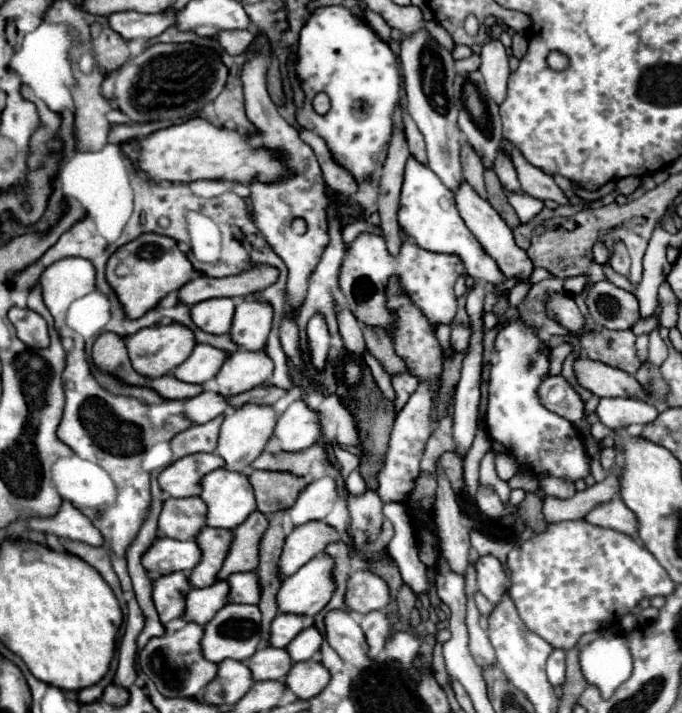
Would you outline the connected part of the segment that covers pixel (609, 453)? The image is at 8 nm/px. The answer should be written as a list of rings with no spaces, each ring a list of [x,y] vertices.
[[[614,447],[602,449],[602,453],[600,453],[600,465],[608,471],[616,463],[616,457],[618,457],[618,449],[614,449]]]

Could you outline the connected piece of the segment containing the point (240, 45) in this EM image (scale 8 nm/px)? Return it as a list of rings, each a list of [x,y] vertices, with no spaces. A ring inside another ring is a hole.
[[[244,29],[244,31],[222,31],[222,33],[216,35],[218,43],[220,43],[230,55],[240,55],[240,53],[244,53],[244,51],[250,47],[250,43],[254,41],[254,37],[256,37],[256,31],[252,31],[252,29]]]

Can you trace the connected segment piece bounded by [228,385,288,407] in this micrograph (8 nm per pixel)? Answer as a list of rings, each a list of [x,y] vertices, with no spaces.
[[[260,385],[260,387],[254,387],[242,395],[236,395],[236,397],[230,397],[228,403],[232,407],[240,407],[244,403],[258,403],[258,405],[274,405],[280,397],[284,397],[288,391],[286,389],[280,389],[280,387],[266,387],[266,385]]]

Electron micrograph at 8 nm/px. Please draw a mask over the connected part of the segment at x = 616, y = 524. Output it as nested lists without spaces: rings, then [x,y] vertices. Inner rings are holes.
[[[614,497],[610,503],[594,507],[594,511],[588,513],[586,521],[638,539],[638,519],[634,517],[634,513],[630,513],[630,509],[626,509],[626,503],[620,497]]]

